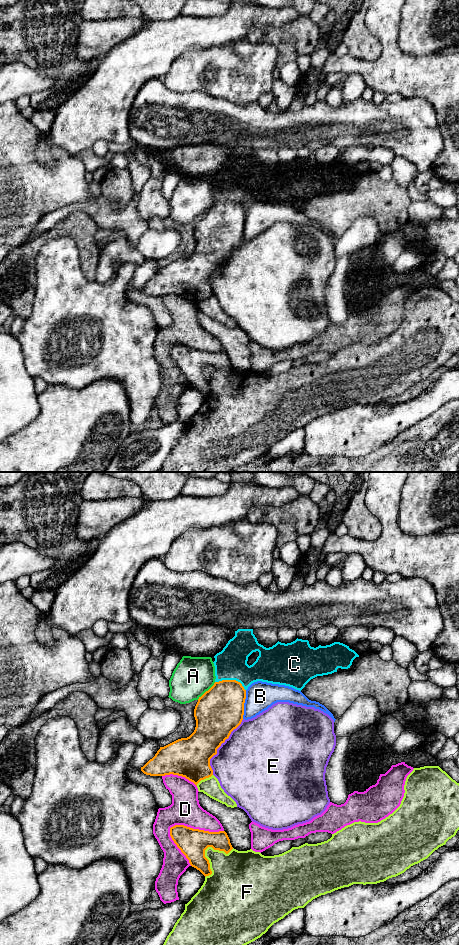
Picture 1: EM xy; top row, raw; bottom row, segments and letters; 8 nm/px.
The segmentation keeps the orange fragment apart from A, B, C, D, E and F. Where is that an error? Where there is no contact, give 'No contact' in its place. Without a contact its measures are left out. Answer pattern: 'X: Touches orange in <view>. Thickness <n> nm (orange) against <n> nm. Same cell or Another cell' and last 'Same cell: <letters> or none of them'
A: Touches orange in xy. Thickness 380 nm (orange) against 320 nm. Another cell
B: Touches orange in xy. Thickness 380 nm (orange) against 220 nm. Another cell
C: Touches orange in xy. Thickness 360 nm (orange) against 260 nm. Same cell
D: Touches orange in xy. Thickness 220 nm (orange) against 240 nm. Another cell
E: Touches orange in xy. Thickness 360 nm (orange) against 480 nm. Another cell
F: Touches orange in xy. Thickness 220 nm (orange) against 280 nm. Another cell
Same cell: C

